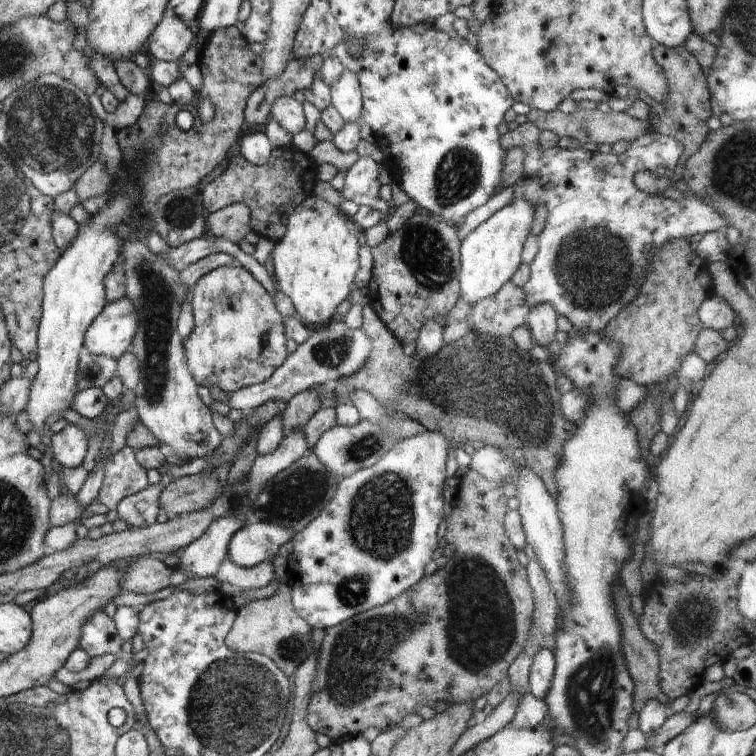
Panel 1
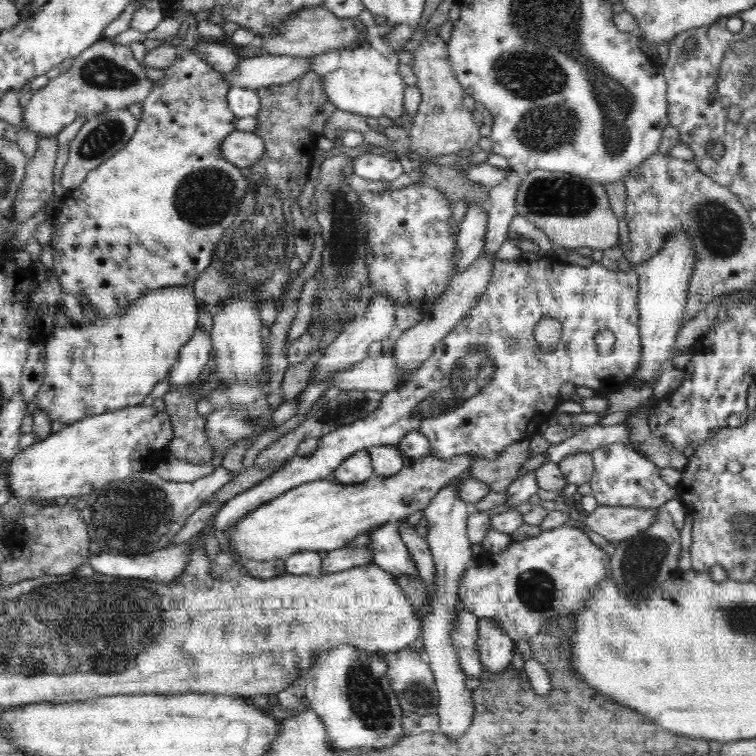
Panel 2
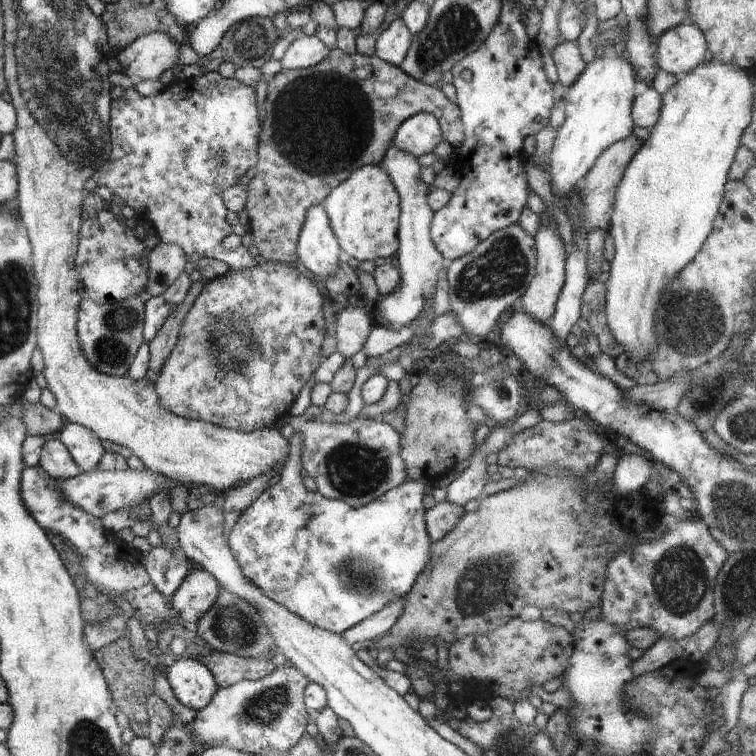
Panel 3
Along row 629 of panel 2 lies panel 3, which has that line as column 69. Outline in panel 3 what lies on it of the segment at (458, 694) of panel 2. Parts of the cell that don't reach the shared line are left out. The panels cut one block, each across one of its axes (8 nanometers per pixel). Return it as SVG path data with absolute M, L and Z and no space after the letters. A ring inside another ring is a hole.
M69 423L60 432L60 442L68 450L81 473L97 469L99 461L105 454L102 441L87 427Z

